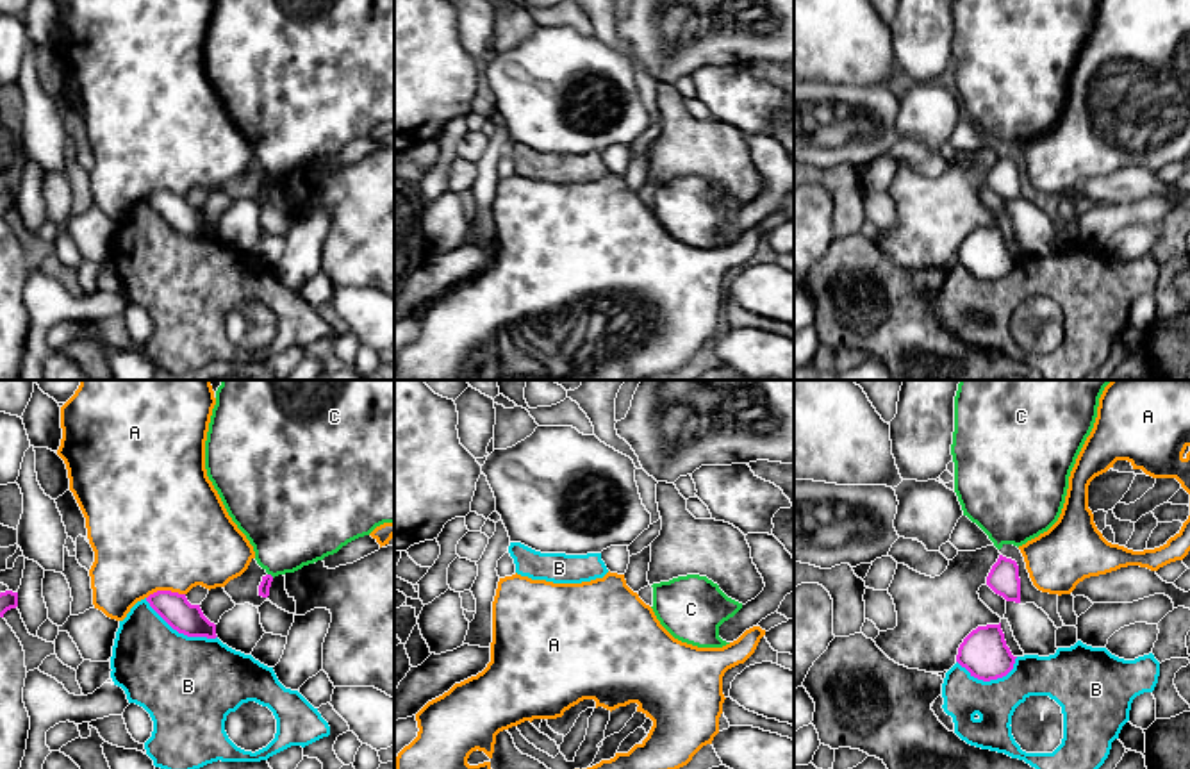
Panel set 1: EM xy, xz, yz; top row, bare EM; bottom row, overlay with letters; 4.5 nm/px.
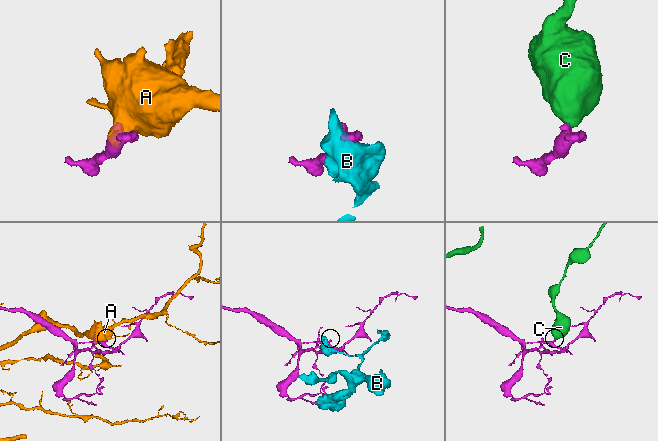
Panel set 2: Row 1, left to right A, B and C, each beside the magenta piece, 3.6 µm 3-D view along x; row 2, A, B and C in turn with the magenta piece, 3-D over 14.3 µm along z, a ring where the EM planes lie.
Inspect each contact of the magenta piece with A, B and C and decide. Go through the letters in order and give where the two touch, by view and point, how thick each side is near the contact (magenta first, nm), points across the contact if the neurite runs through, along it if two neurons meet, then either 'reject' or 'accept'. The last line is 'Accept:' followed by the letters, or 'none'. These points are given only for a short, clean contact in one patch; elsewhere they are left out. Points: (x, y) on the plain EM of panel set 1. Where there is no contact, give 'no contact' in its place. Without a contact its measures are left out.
A: meets magenta in xy at (165, 191); 140 nm thick on the magenta side, 500 nm on the other; reject
B: meets magenta in xy at (181, 232); 140 nm thick on the magenta side, 440 nm on the other; reject
C: meets magenta in xy at (270, 175); 50 nm thick on the magenta side, 400 nm on the other; border along xy (268, 173), (273, 177); reject
Accept: none

